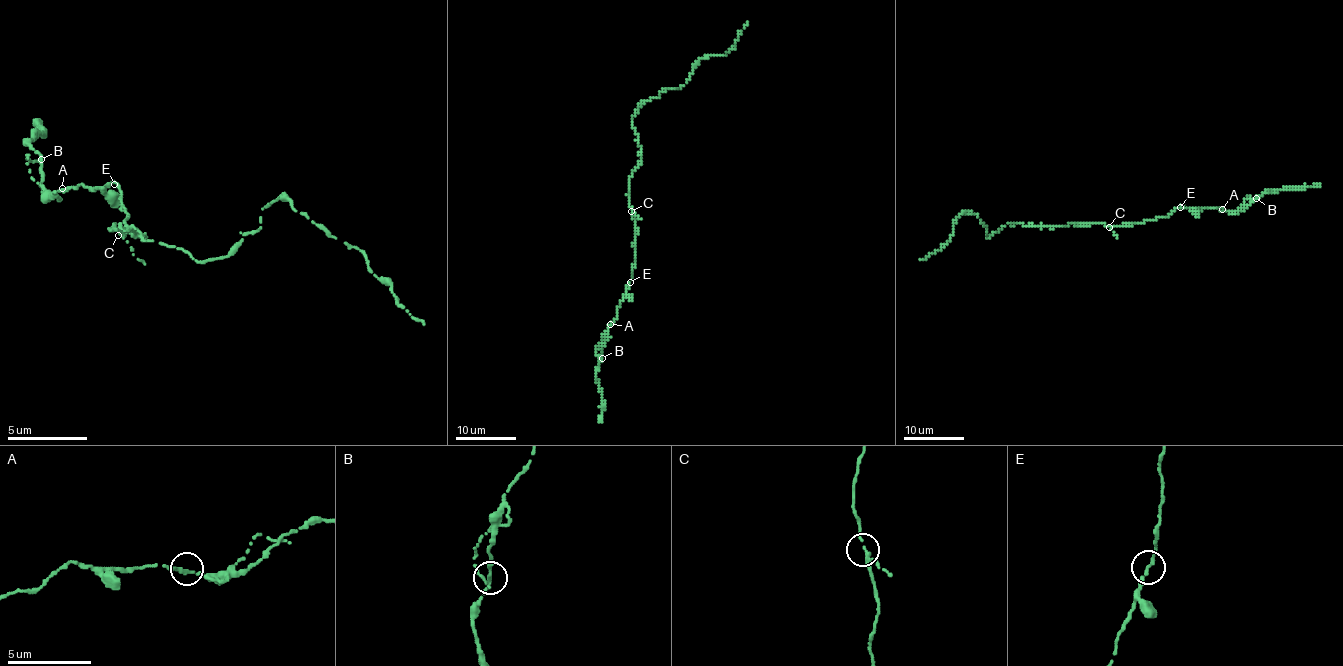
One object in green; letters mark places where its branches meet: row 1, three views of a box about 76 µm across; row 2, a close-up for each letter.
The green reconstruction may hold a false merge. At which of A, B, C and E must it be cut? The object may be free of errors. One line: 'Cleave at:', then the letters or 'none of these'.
Cleave at: none of these

